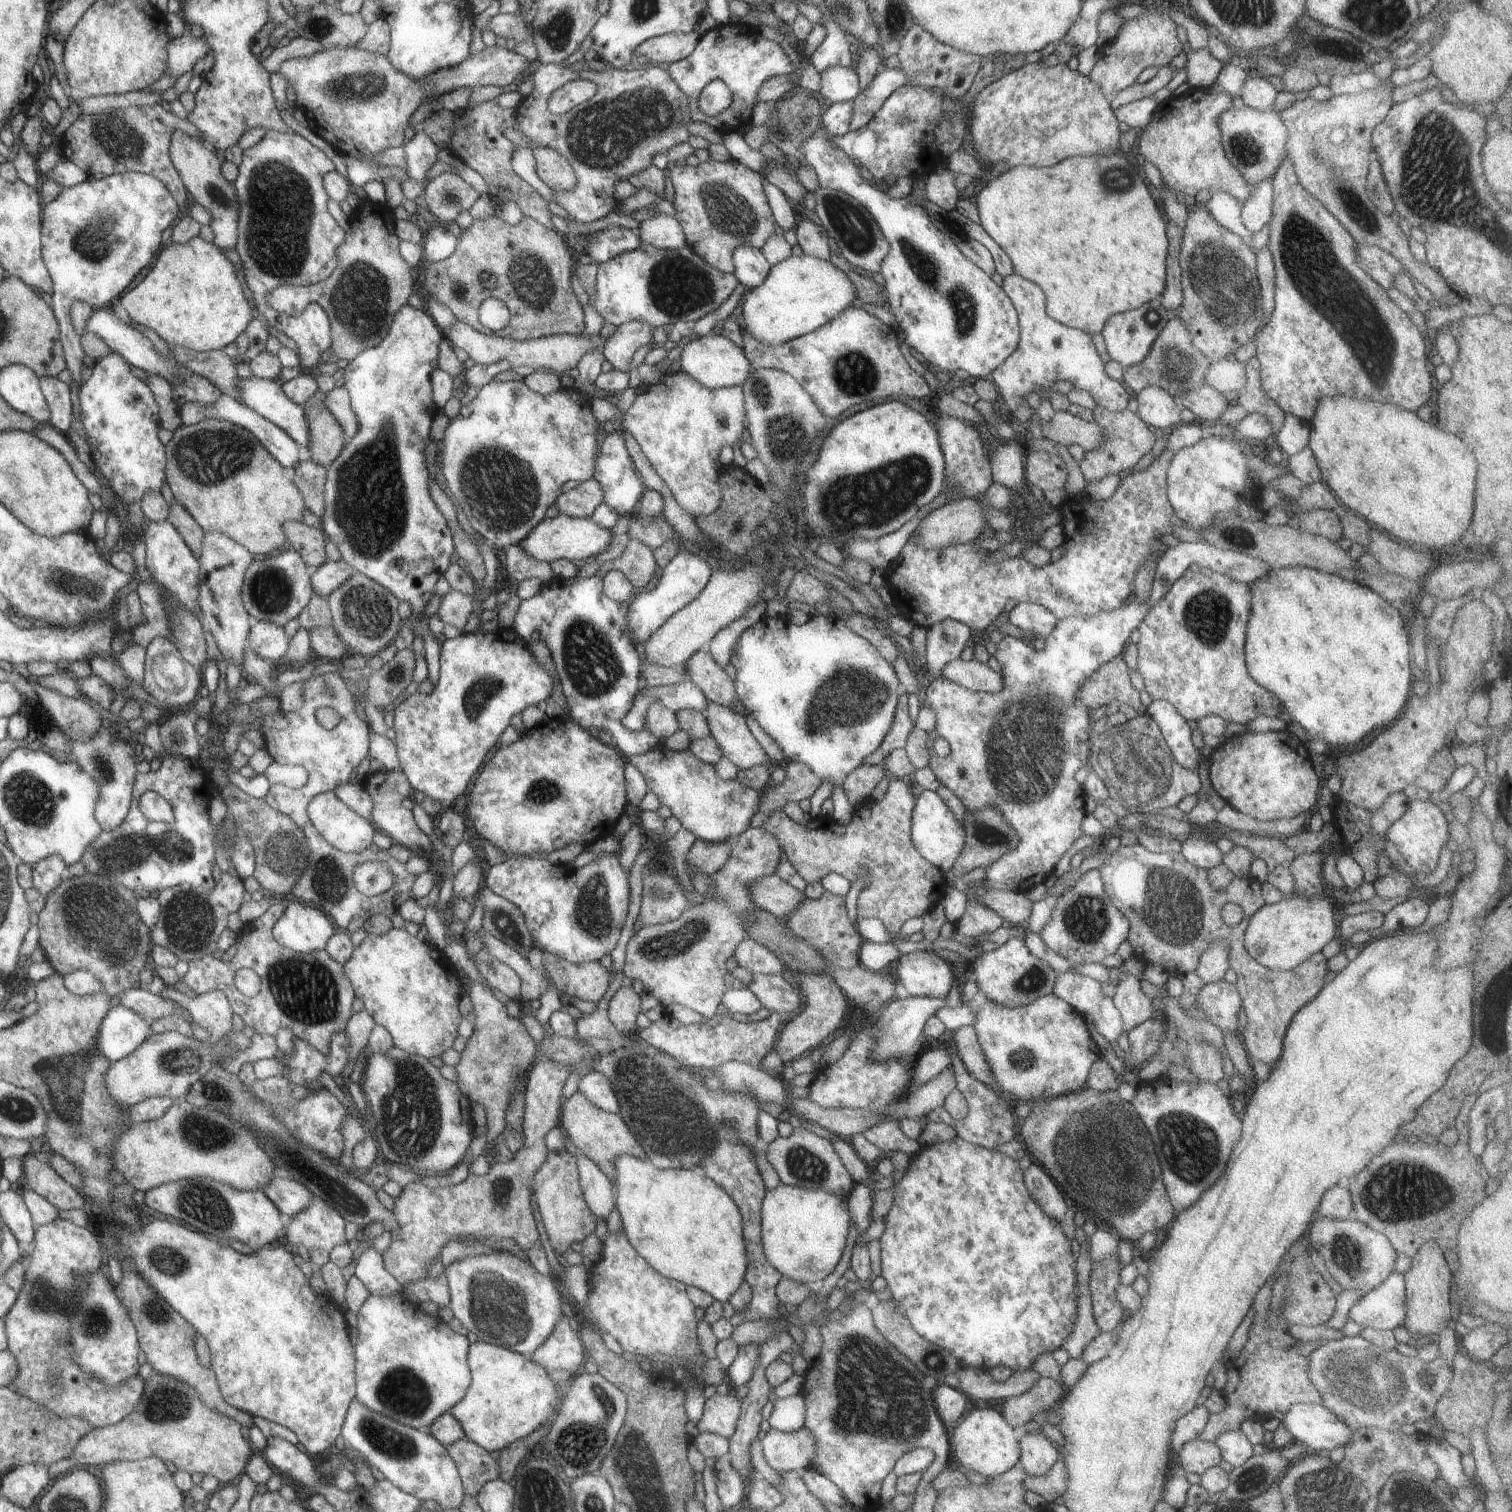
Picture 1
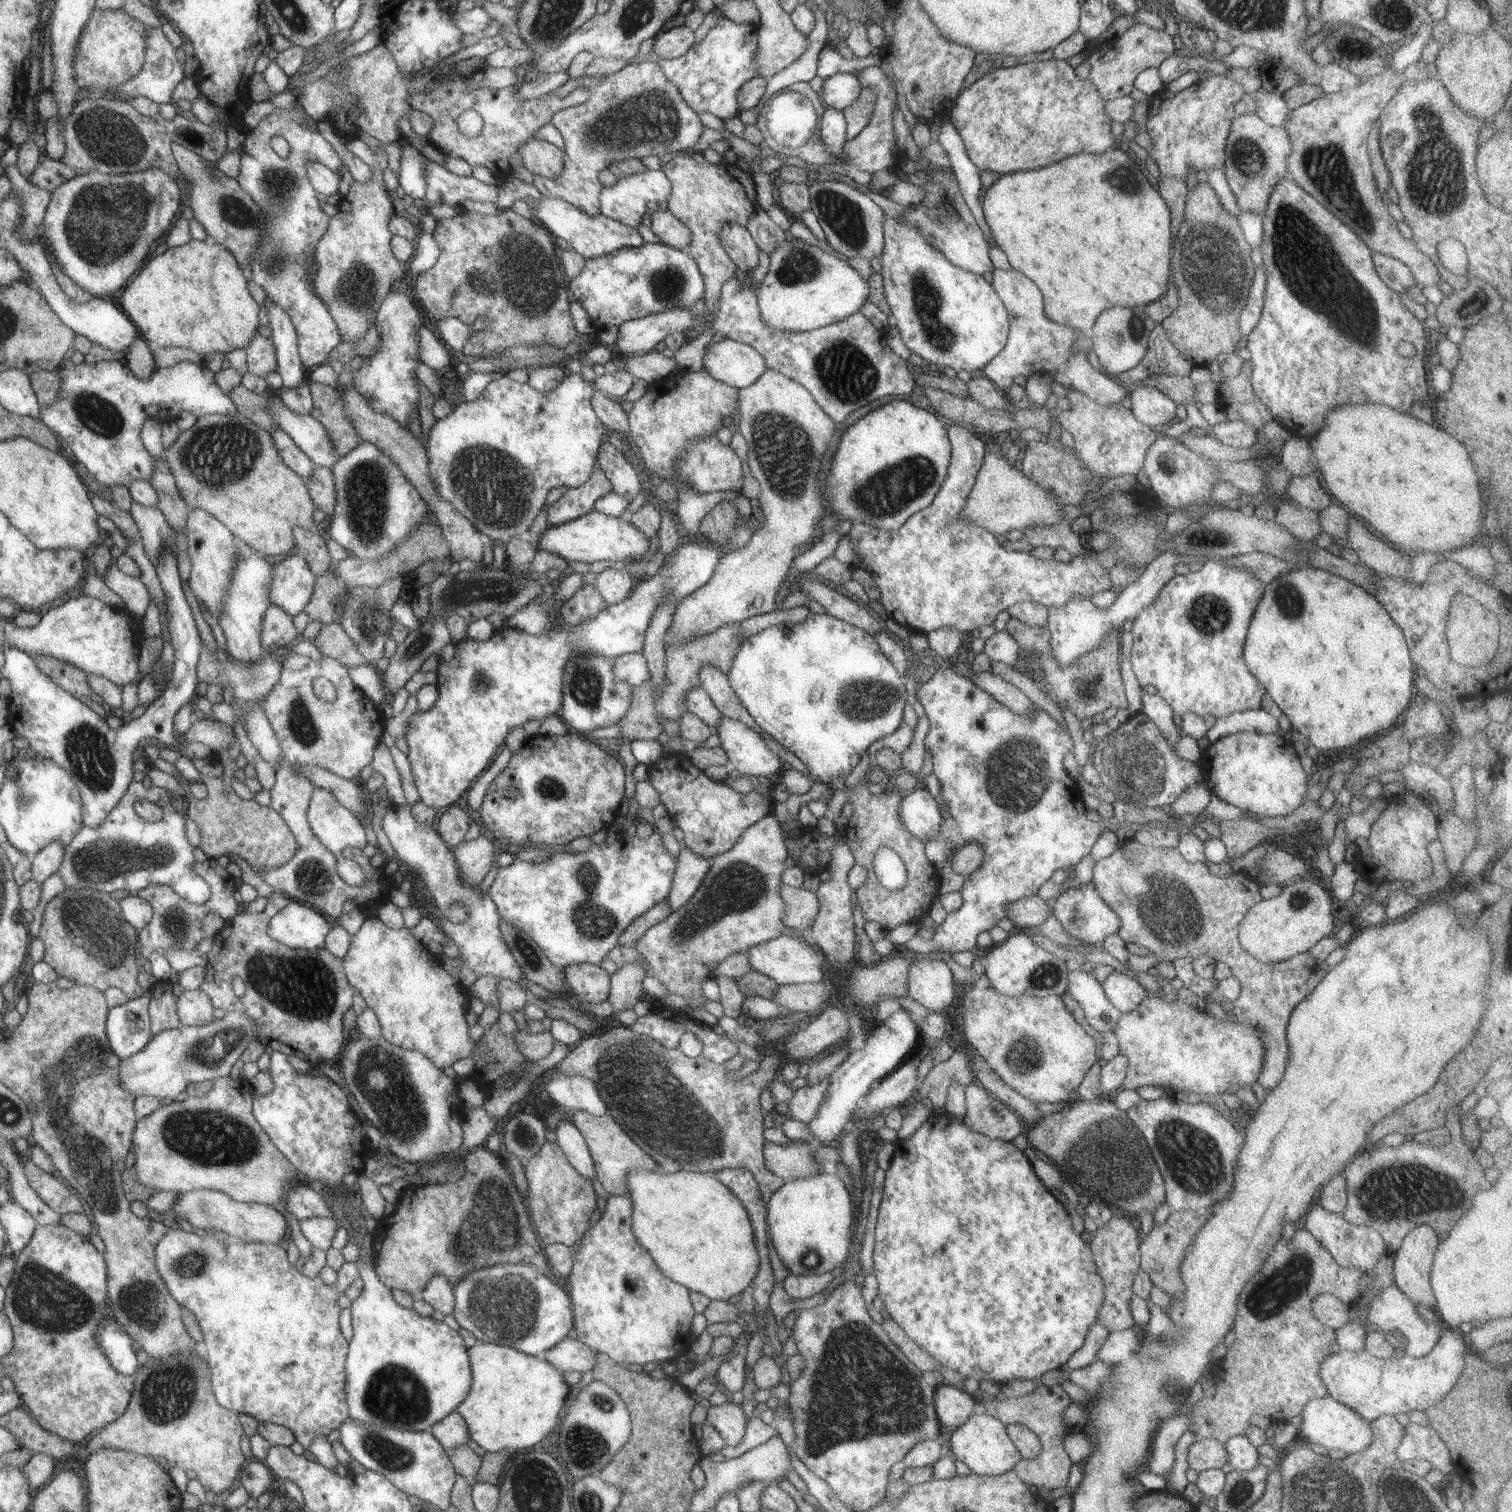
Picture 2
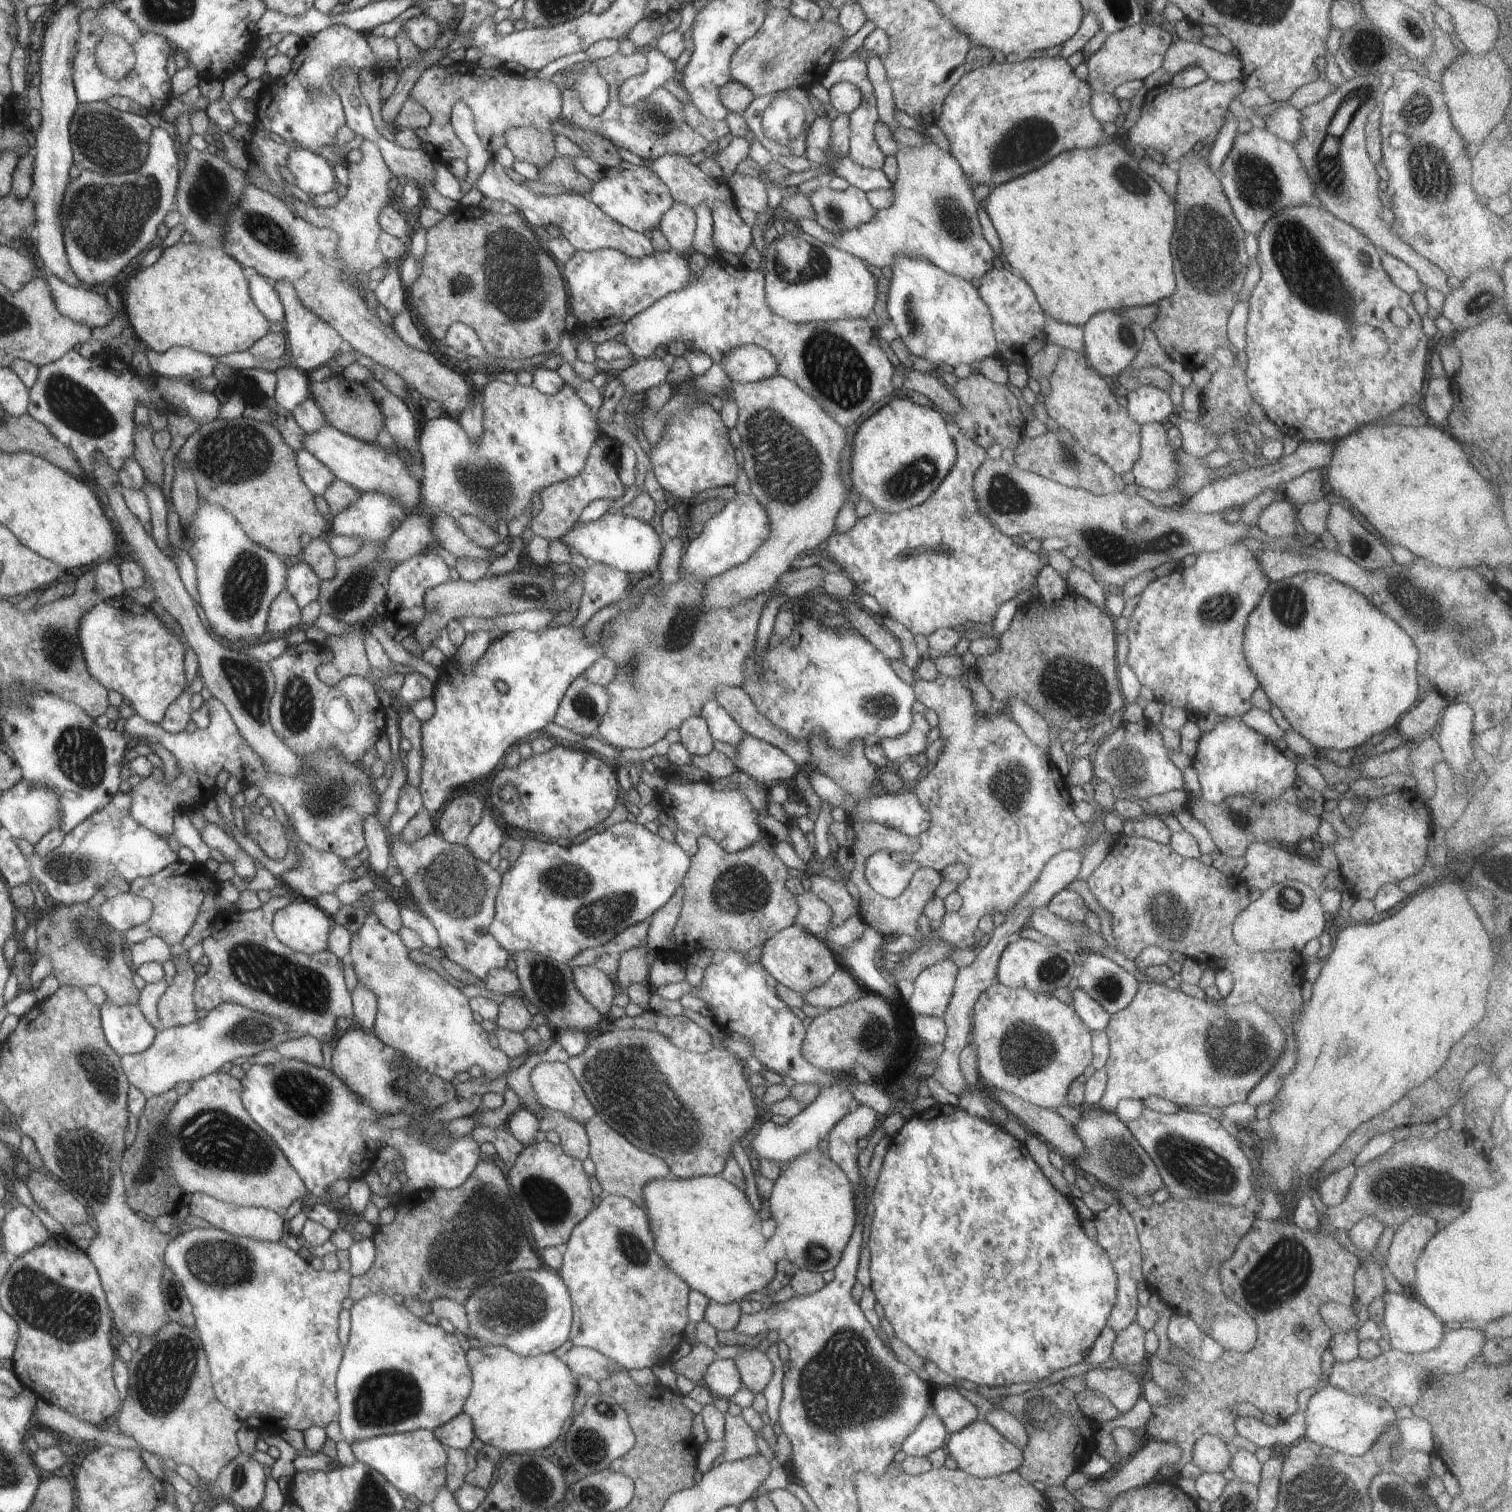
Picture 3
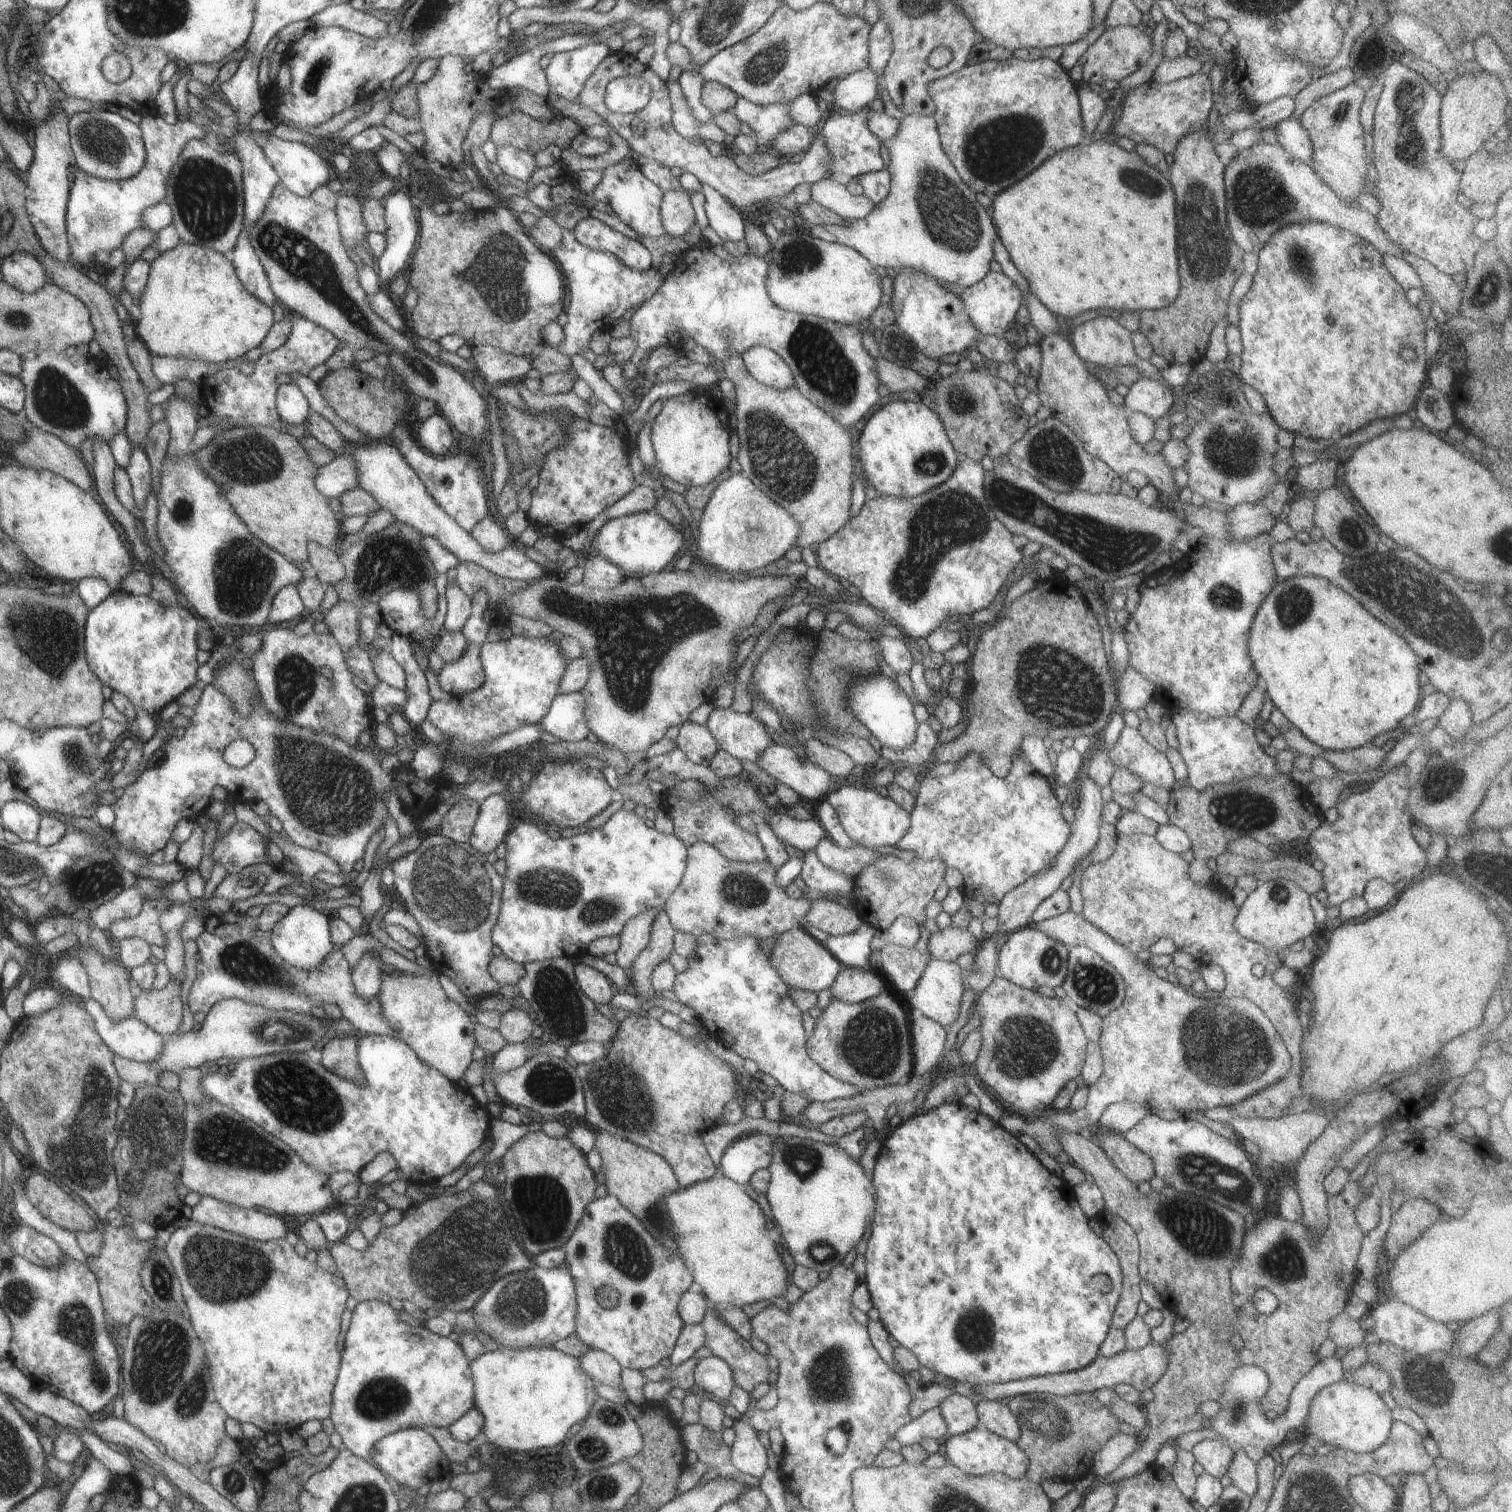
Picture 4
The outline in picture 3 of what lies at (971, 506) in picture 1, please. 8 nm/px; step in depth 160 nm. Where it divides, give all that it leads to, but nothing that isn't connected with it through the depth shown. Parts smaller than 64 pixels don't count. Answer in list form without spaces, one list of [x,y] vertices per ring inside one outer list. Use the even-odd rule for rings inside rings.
[[[988,457],[975,472],[973,491],[979,509],[992,524],[1006,536],[1013,539],[1021,534],[1032,534],[1040,541],[1058,536],[1078,547],[1079,556],[1084,555],[1104,579],[1105,584],[1124,586],[1131,578],[1144,571],[1152,571],[1165,562],[1181,562],[1188,554],[1215,553],[1230,545],[1238,545],[1249,535],[1249,526],[1242,520],[1230,523],[1224,518],[1225,512],[1198,514],[1186,510],[1185,504],[1171,507],[1156,507],[1139,495],[1112,493],[1095,495],[1084,489],[1070,488],[1030,471],[1020,470],[1015,464],[1004,459]]]

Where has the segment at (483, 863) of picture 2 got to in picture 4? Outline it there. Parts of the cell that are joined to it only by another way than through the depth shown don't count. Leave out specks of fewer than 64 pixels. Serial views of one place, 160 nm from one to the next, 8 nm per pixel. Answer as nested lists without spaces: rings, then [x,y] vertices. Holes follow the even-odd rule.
[[[507,794],[490,795],[480,806],[469,843],[482,854],[488,854],[505,842],[508,828],[511,827],[511,815],[515,812]]]

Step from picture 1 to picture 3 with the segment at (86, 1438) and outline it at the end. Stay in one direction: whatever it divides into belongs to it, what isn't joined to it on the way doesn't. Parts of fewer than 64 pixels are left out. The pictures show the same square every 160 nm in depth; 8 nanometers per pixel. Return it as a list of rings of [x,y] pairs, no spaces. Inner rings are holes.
[[[176,1321],[164,1325],[154,1337],[140,1340],[140,1350],[128,1362],[130,1386],[124,1410],[113,1424],[115,1432],[134,1438],[140,1451],[147,1450],[162,1461],[172,1458],[177,1465],[194,1468],[200,1484],[198,1504],[207,1504],[209,1488],[224,1468],[240,1454],[236,1432],[240,1420],[216,1400],[208,1360],[198,1332]],[[194,1344],[194,1352],[192,1350]]]

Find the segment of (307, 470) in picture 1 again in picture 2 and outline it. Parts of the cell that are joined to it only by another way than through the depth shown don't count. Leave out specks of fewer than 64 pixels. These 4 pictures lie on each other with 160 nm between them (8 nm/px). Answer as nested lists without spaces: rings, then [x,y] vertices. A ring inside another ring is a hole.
[[[322,466],[312,472],[312,476],[306,479],[311,498],[315,500],[316,508],[320,508],[327,516],[332,516],[336,508],[336,488],[334,476],[328,468]]]

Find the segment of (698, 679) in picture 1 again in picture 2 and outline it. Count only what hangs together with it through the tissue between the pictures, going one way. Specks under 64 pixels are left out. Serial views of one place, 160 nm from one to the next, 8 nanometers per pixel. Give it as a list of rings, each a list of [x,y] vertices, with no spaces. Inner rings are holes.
[[[708,664],[708,666],[704,666],[700,670],[699,678],[701,688],[711,696],[711,699],[715,702],[715,706],[723,712],[723,717],[742,722],[744,726],[748,726],[756,734],[766,737],[766,734],[752,719],[748,710],[745,710],[740,698],[734,693],[732,686],[729,686],[727,674],[722,674],[718,668],[714,668],[714,666]]]

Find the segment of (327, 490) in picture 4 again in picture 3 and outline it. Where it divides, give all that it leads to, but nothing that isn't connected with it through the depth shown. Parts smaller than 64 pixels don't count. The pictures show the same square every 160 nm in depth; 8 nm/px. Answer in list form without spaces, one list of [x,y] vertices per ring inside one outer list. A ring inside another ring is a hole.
[[[307,450],[295,451],[295,458],[298,460],[299,473],[303,481],[311,487],[317,495],[321,495],[336,480],[335,474],[324,466],[323,462]]]

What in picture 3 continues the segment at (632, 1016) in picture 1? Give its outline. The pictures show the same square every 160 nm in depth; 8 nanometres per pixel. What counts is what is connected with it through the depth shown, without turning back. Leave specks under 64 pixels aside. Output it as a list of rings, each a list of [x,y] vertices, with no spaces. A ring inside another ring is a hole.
[[[646,943],[620,955],[617,973],[614,976],[619,982],[622,992],[627,992],[628,986],[633,982],[640,984],[648,979],[651,960],[650,950]]]

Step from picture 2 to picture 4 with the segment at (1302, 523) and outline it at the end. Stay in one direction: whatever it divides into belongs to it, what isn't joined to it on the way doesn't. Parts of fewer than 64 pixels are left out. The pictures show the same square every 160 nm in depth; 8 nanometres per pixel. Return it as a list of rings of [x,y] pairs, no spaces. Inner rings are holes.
[[[1260,502],[1258,503],[1244,503],[1243,505],[1236,505],[1230,510],[1224,511],[1229,518],[1229,534],[1232,538],[1239,540],[1251,539],[1260,535],[1268,535],[1278,521],[1282,518],[1277,518]]]

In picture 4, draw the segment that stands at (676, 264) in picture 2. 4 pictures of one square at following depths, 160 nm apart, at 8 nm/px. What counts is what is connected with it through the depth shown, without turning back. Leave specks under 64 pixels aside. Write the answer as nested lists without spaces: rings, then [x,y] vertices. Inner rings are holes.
[[[563,228],[563,239],[561,242],[561,245],[558,248],[555,248],[552,252],[553,257],[556,259],[556,262],[559,262],[559,265],[561,266],[561,270],[563,271],[563,274],[567,281],[567,289],[568,289],[568,296],[567,296],[567,313],[566,316],[568,317],[568,322],[565,326],[563,326],[563,330],[566,332],[566,340],[564,342],[563,346],[558,346],[556,350],[560,351],[562,354],[565,354],[566,356],[574,356],[574,354],[580,354],[580,352],[584,352],[586,348],[589,348],[590,344],[590,337],[596,330],[601,331],[609,331],[612,329],[612,327],[615,325],[618,319],[620,319],[625,312],[628,312],[630,308],[634,308],[634,306],[642,306],[644,302],[650,300],[651,296],[658,292],[660,288],[663,286],[663,276],[666,278],[666,274],[662,275],[662,273],[659,271],[659,268],[650,267],[648,270],[643,271],[637,271],[634,270],[632,267],[629,267],[624,261],[621,261],[620,258],[618,258],[614,253],[609,253],[608,251],[601,251],[596,249],[591,249],[588,247],[585,247],[583,243],[580,243],[578,239],[575,237],[575,234],[573,231],[569,231],[568,229]]]

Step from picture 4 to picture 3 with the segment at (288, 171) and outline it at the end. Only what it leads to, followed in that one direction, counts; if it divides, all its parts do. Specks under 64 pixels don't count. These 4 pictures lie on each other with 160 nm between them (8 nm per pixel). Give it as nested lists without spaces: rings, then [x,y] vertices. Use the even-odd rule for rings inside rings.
[[[293,149],[288,168],[297,180],[296,186],[307,194],[326,194],[337,188],[332,166],[308,149]]]

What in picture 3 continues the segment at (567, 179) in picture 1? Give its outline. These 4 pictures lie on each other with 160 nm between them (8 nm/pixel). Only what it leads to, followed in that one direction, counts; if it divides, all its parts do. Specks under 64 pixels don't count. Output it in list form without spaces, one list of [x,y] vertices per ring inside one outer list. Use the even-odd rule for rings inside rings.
[[[512,127],[506,131],[505,141],[515,156],[522,161],[542,169],[558,156],[555,134],[532,127]]]

